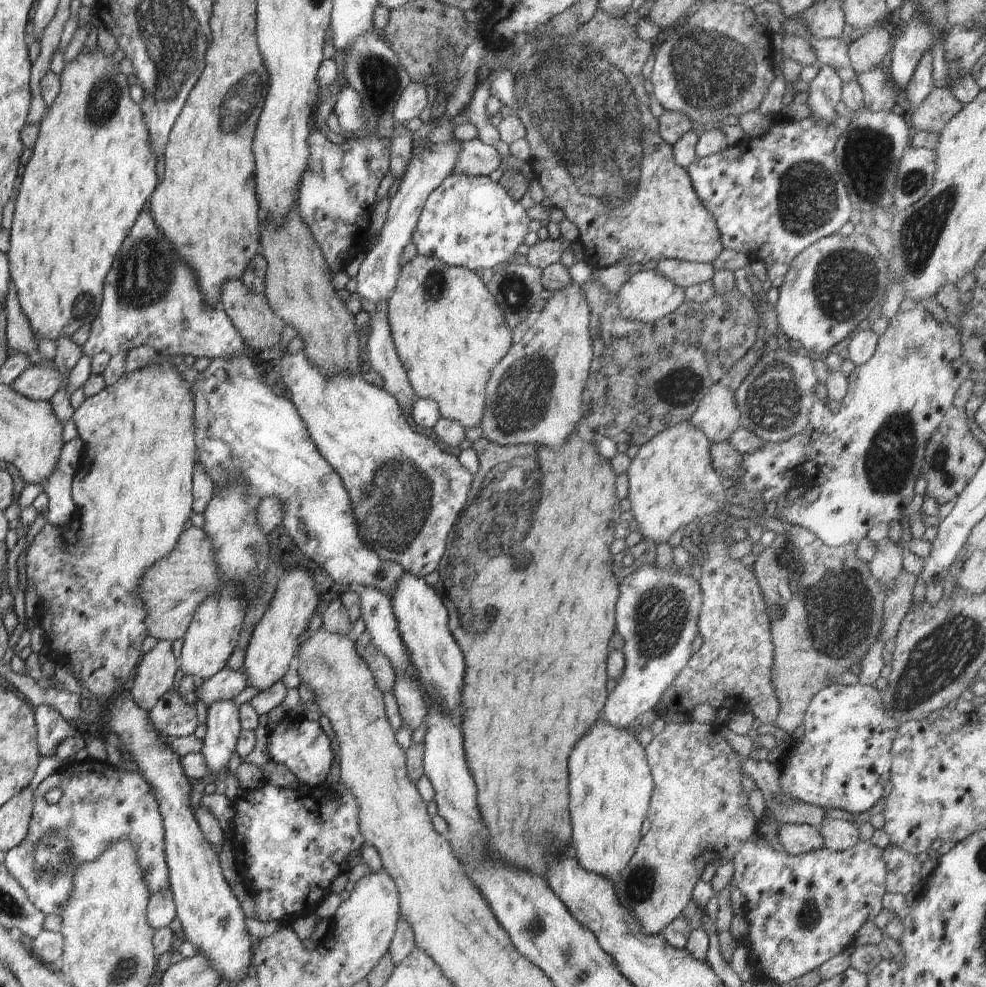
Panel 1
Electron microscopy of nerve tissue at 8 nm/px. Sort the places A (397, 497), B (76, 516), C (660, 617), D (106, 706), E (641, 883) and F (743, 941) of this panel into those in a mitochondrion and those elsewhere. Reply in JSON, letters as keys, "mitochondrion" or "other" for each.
{"A":"mitochondrion","B":"other","C":"mitochondrion","D":"other","E":"mitochondrion","F":"other"}

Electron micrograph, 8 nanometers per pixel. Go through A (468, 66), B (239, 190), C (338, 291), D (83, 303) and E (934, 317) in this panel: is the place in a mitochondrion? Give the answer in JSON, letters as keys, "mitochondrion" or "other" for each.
{"A":"other","B":"other","C":"other","D":"mitochondrion","E":"other"}

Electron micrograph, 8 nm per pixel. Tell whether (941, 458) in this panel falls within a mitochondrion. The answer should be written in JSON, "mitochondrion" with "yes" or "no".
{"mitochondrion":"yes"}

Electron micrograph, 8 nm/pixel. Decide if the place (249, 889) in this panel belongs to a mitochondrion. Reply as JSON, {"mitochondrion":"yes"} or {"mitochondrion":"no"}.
{"mitochondrion":"no"}

